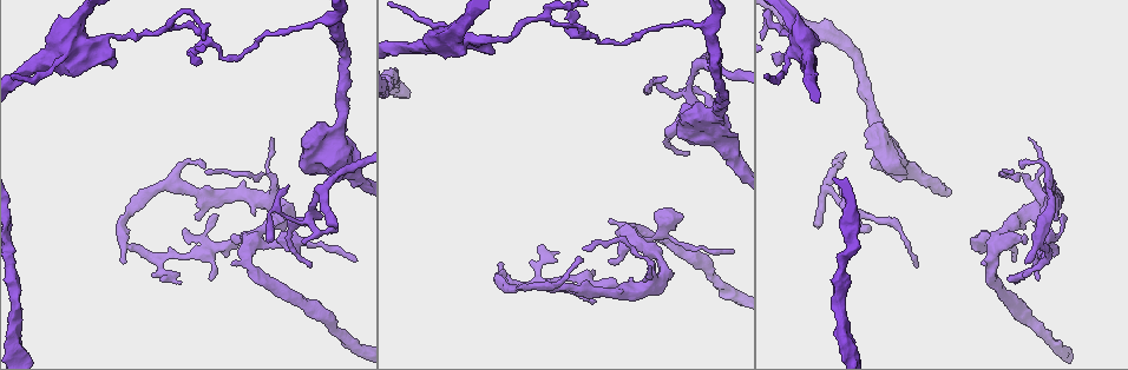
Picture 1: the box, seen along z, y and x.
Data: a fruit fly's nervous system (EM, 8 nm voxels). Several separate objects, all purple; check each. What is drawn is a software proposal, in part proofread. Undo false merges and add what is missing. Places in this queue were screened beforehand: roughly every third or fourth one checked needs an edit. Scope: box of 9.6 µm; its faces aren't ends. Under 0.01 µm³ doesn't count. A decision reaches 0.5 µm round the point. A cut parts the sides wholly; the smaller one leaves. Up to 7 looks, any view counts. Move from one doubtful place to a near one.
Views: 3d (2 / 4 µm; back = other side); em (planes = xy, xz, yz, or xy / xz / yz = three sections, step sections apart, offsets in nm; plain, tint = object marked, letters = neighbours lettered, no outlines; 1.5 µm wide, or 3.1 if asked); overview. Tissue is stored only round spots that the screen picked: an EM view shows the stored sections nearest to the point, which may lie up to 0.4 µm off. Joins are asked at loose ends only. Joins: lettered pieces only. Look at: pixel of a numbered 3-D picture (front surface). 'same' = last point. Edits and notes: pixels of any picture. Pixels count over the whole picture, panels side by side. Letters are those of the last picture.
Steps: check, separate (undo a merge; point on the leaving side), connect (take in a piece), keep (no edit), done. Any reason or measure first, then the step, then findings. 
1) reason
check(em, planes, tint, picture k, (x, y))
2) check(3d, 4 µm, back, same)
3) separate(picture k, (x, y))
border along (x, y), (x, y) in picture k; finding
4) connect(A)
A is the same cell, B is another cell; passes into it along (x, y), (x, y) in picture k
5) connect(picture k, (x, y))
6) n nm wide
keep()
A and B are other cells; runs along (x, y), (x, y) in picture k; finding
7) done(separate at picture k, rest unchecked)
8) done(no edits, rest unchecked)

tapers out
check(em, planes, tint, picture 1, (1036, 277))

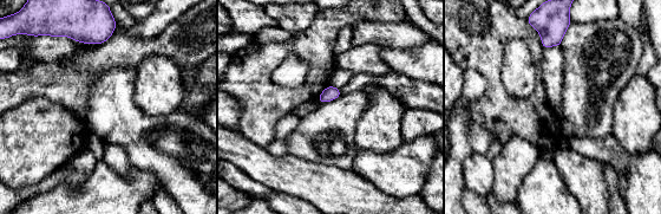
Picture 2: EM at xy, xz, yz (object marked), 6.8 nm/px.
check(em, planes, letters, same)

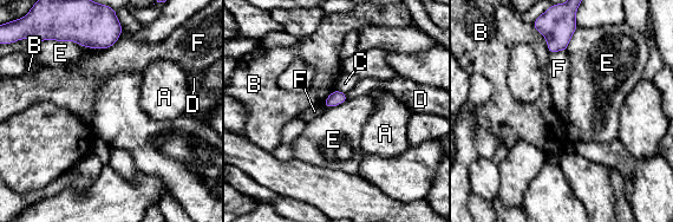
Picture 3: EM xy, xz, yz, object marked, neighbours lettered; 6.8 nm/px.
keep()
A, B, C, D, E and F are other cells; border along (335, 89), (345, 93) in picture 3; no lettered piece goes on from it

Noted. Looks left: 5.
thin end
check(em, planes, letters, picture 1, (286, 188))

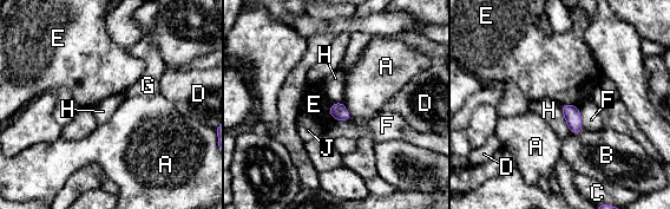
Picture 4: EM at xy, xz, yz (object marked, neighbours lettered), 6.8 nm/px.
110 nm wide
keep()
A, B, C, D, E, F, G, H and J are other cells; border along (560, 104), (573, 104), (577, 108) in picture 4; no lettered piece goes on from it

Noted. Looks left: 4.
tapers out
check(3d, 4 µm, picture 1, (686, 155))

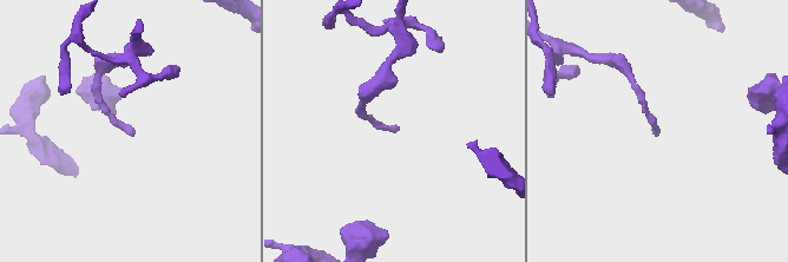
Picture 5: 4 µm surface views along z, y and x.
shape alone is not enough
check(em, xy, step 8, letters, picture 5, (397, 130))

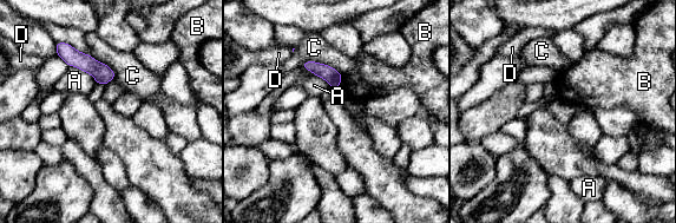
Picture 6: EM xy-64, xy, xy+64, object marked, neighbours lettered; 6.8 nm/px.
keep()
A, B, C and D are other cells; runs along (58, 45), (73, 58), (111, 76) in picture 6; no lettered piece goes on from it

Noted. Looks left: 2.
done(no edits, rest unchecked)

